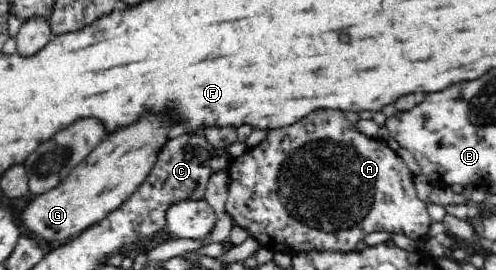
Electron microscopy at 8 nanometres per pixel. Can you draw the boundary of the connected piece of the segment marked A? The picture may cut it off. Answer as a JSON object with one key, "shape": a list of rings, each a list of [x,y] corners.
{"shape":[[[314,111],[306,119],[300,119],[298,123],[288,127],[270,128],[267,130],[267,137],[258,145],[252,146],[246,150],[241,157],[233,158],[229,162],[228,173],[230,174],[230,189],[228,189],[228,200],[226,203],[226,213],[233,221],[248,232],[249,236],[255,238],[260,247],[268,249],[271,252],[295,254],[305,251],[337,251],[349,252],[356,247],[357,243],[363,241],[364,237],[374,232],[394,233],[406,236],[411,241],[424,240],[429,236],[429,230],[433,221],[428,216],[427,204],[420,201],[416,196],[414,185],[414,176],[406,163],[400,159],[396,152],[396,146],[393,143],[384,142],[376,137],[366,136],[358,130],[356,123],[348,121],[342,111]]]}

